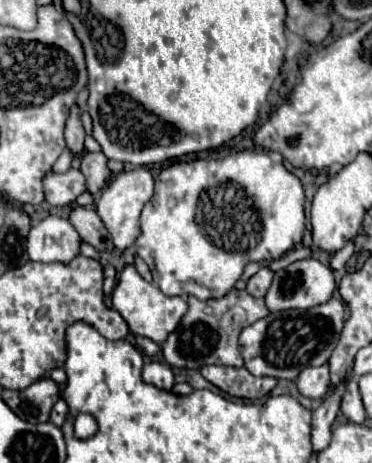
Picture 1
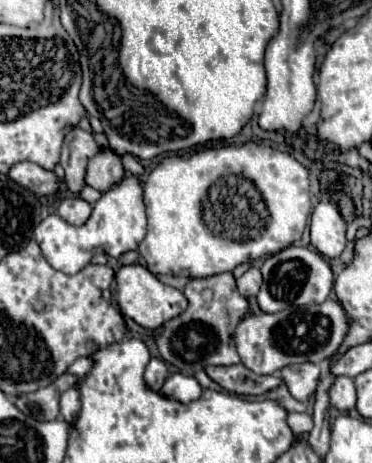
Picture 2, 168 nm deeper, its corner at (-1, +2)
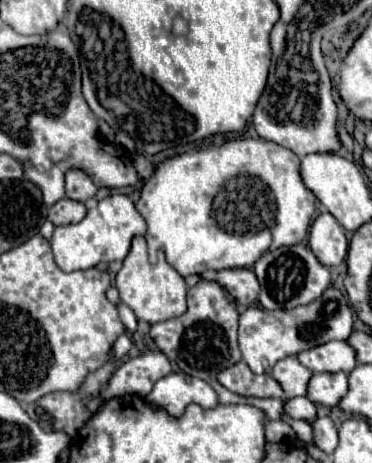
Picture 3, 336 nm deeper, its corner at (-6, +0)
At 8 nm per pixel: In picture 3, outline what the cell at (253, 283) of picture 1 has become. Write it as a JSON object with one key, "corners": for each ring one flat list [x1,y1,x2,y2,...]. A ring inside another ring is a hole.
{"corners":[[222,269,222,271,202,271,202,279,206,281,216,281,220,283,240,305,250,307,258,299,258,279,252,269]]}

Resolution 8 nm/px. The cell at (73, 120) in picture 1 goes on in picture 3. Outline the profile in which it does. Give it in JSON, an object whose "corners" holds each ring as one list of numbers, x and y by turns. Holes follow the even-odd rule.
{"corners":[[72,169,66,173,66,197,86,203,86,199,92,199,96,195,98,187,92,183,92,179,80,171,80,169]]}

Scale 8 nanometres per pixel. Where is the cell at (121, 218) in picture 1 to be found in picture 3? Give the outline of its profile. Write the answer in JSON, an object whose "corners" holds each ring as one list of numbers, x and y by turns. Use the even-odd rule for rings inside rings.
{"corners":[[114,193,98,201,96,207,90,207,82,221,56,227,50,245,54,251,56,265,62,271,70,273,78,269,96,267,100,261,104,263,122,261,130,251,130,239,134,235,144,235,144,233,146,233,146,221,142,219,142,215,138,215,132,199,126,195]]}

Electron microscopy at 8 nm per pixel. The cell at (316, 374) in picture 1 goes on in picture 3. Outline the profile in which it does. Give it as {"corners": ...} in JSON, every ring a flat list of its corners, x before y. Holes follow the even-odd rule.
{"corners":[[296,357,280,359,272,369,272,377,280,383,286,397,304,395,310,375,312,375,312,371,306,371,306,367,302,367,302,363,298,363]]}

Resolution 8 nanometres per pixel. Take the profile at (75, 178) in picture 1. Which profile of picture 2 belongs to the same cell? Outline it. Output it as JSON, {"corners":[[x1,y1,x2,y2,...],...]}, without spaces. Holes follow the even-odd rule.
{"corners":[[29,161,13,165,9,177,39,197,55,197,59,193,61,179,55,175,55,171,47,171]]}

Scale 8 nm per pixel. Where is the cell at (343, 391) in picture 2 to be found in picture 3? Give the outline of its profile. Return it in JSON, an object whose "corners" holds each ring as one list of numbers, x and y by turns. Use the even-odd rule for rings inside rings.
{"corners":[[336,371,336,373,312,373,308,381,308,391,306,397,314,403,336,407,338,399,346,393,346,373]]}

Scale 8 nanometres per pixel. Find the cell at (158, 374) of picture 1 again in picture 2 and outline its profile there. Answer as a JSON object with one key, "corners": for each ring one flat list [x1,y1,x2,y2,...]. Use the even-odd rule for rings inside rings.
{"corners":[[151,359,147,363,147,369,145,369,145,383,153,389,153,391,161,391,163,383,167,381,169,373,167,373,167,367,163,363,163,359]]}

